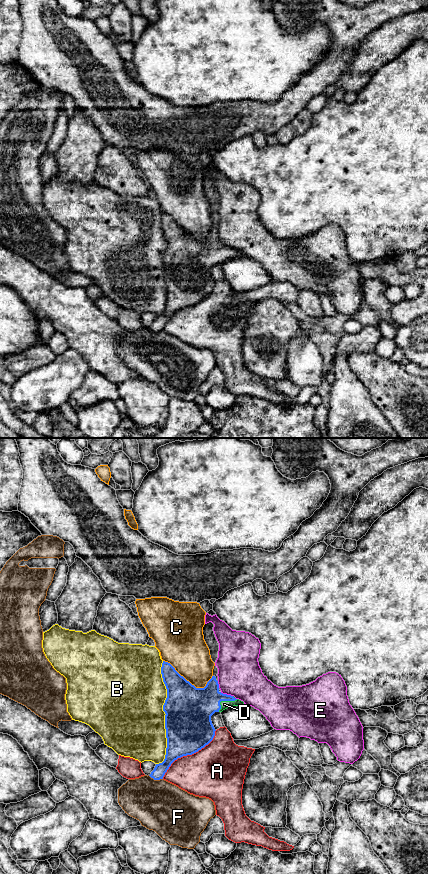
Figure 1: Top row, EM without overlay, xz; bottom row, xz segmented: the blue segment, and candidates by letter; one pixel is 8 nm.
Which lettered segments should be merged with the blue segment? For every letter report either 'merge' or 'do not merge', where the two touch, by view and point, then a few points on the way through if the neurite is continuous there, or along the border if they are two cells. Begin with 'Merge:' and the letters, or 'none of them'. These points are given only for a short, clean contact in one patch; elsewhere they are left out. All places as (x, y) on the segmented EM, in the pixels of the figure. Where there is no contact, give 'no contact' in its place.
Merge: D
A: do not merge; meets blue in xz at (189, 754)
B: do not merge; meets blue in xz at (165, 713)
C: do not merge; meets blue in xz at (188, 681)
D: merge; meets blue in xz at (224, 700); runs through xz (194, 707), (206, 701), (224, 700), (224, 704)
E: do not merge; meets blue in xz at (226, 694)
F: do not merge; meets blue in xz at (155, 779)

